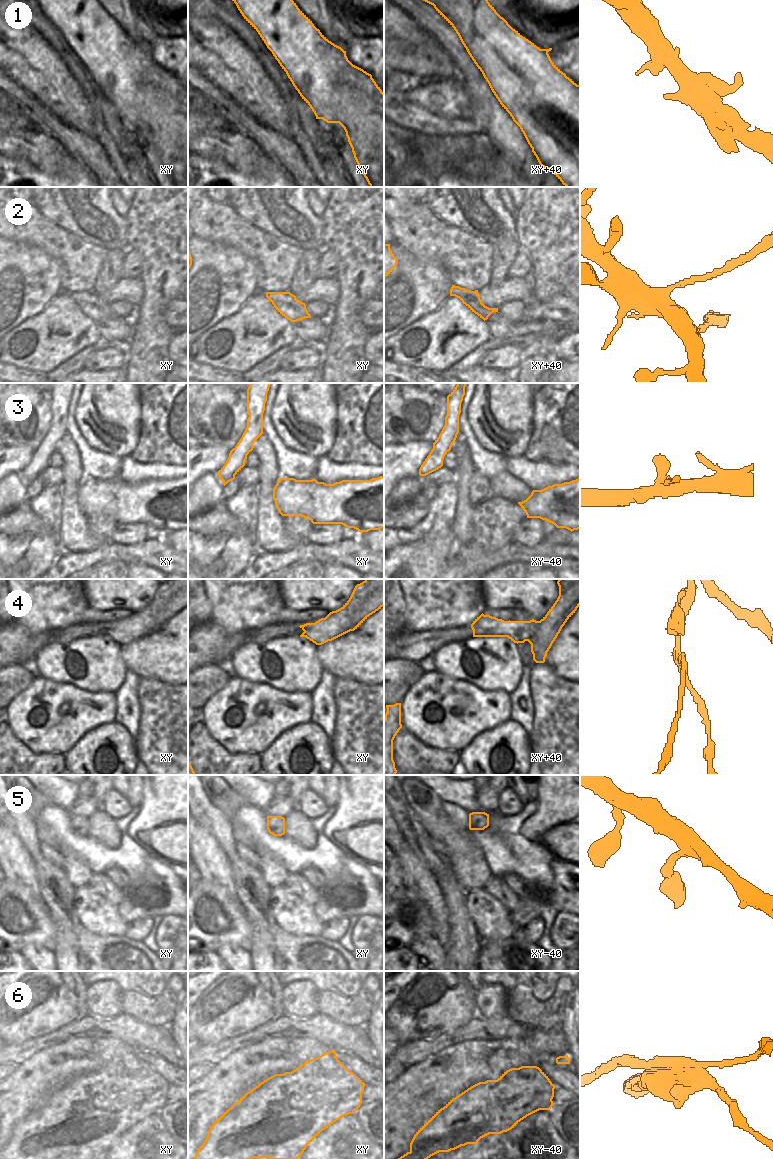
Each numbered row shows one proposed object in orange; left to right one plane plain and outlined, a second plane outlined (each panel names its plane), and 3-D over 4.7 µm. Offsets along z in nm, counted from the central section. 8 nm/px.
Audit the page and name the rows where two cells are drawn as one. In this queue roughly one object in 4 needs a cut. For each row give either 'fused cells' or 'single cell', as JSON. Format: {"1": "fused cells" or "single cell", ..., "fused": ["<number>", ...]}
{"1": "single cell", "2": "single cell", "3": "single cell", "4": "fused cells", "5": "single cell", "6": "fused cells", "fused": ["4", "6"]}

